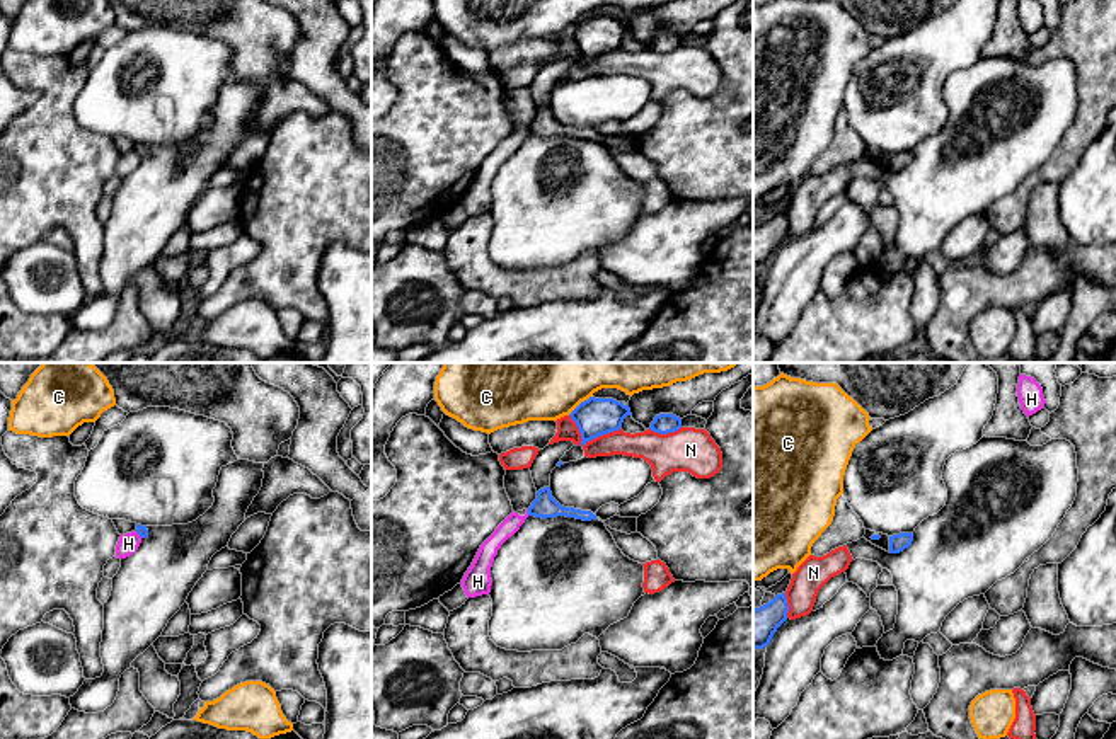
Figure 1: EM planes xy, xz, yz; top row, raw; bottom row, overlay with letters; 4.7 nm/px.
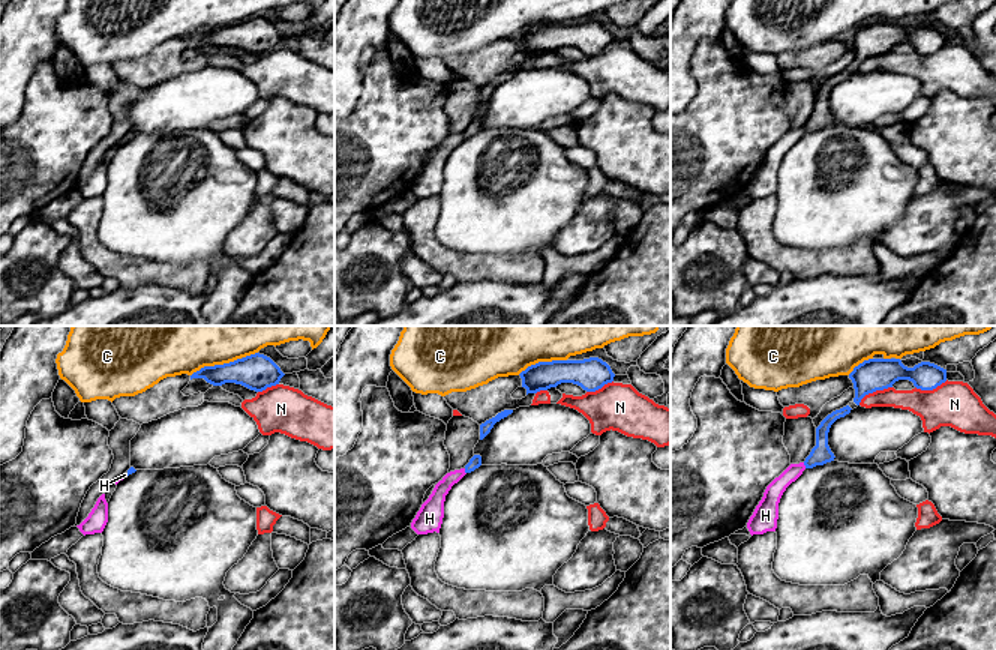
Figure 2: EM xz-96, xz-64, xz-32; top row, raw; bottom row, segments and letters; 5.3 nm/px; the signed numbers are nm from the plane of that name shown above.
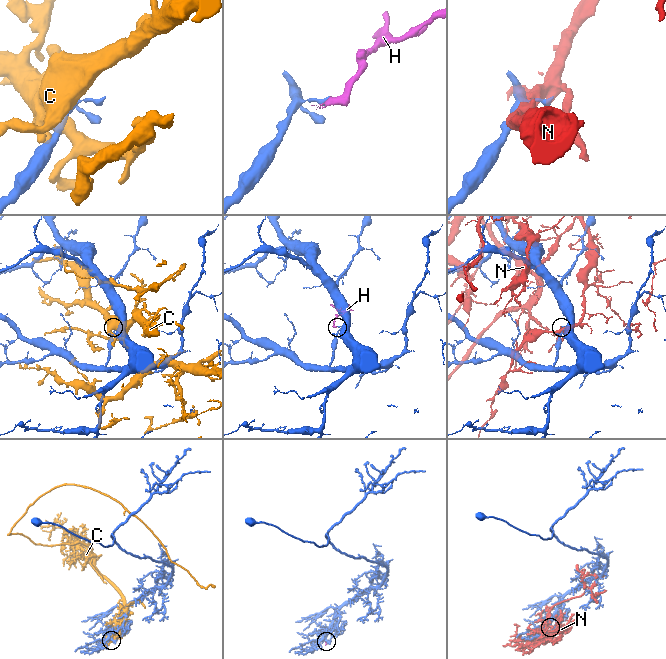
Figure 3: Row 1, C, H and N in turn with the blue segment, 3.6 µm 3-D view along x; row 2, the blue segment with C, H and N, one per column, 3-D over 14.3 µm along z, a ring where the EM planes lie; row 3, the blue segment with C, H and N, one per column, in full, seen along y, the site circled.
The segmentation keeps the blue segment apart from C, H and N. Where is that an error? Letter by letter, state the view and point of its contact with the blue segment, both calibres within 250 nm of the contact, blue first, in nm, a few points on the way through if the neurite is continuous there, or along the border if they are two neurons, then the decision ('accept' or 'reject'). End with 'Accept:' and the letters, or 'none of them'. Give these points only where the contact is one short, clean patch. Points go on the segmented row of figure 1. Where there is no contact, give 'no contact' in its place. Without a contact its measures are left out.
C: meets blue in xz at (581, 402); 180 nm thick on the blue side, 500 nm on the other; reject
H: meets blue in xz at (529, 513); 110 nm thick on the blue side, 80 nm on the other; border along xz (527, 509), (529, 515); reject
N: meets blue in xz at (586, 441); 180 nm thick on the blue side, 120 nm on the other; reject
Accept: none of them

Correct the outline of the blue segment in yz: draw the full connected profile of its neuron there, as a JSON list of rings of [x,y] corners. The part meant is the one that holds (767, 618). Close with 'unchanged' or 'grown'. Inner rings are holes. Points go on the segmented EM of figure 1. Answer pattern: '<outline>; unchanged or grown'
[[[785,593],[753,610],[753,649],[763,649],[770,644],[777,628],[787,620],[787,611]]]; unchanged

